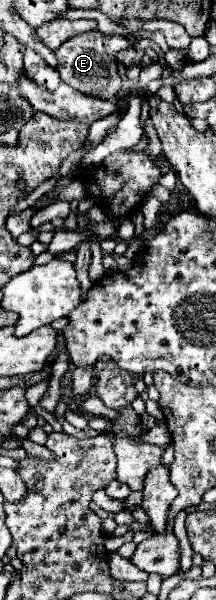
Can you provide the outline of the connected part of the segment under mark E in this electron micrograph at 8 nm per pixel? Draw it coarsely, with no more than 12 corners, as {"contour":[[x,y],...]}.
{"contour":[[99,30],[55,50],[61,80],[111,100],[115,54],[133,42]]}

